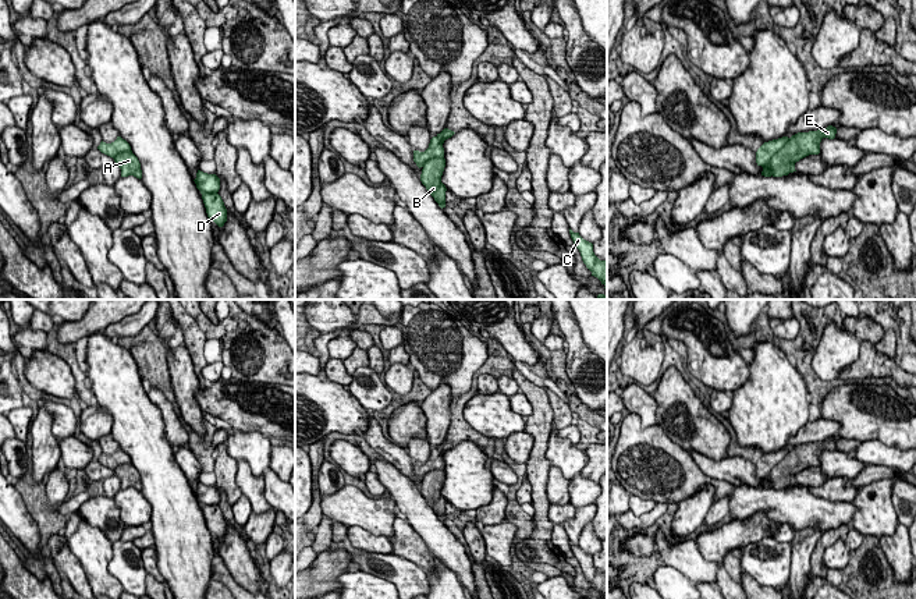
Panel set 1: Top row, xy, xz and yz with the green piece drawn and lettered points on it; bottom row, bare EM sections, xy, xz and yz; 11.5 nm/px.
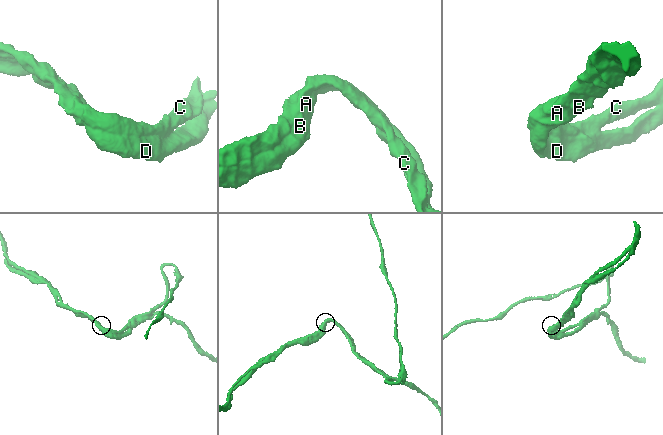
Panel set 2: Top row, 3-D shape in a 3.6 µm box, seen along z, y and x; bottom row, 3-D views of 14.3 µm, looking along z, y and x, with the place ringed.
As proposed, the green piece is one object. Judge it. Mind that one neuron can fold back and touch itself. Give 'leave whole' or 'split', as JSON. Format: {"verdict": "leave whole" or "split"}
{"verdict": "leave whole"}

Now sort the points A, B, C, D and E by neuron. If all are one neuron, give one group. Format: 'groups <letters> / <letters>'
groups A B C D E

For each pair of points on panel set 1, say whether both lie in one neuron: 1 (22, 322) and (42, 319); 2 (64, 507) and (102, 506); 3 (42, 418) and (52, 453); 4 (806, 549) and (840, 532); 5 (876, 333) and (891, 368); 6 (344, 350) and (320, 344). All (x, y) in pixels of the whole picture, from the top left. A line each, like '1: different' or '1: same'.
1: same
2: same
3: same
4: different
5: different
6: different

